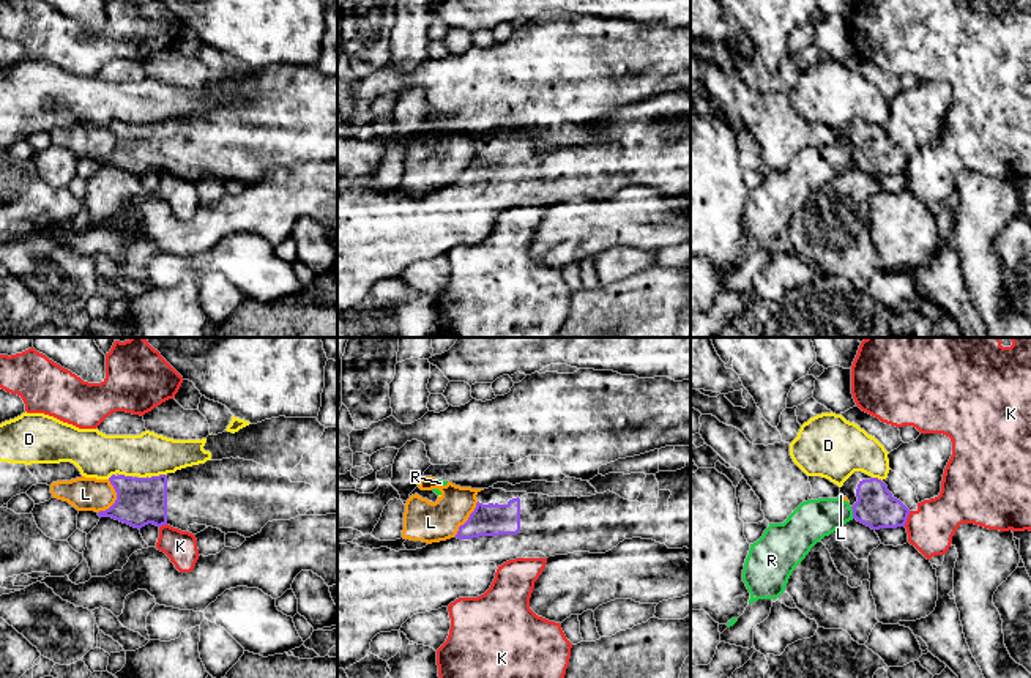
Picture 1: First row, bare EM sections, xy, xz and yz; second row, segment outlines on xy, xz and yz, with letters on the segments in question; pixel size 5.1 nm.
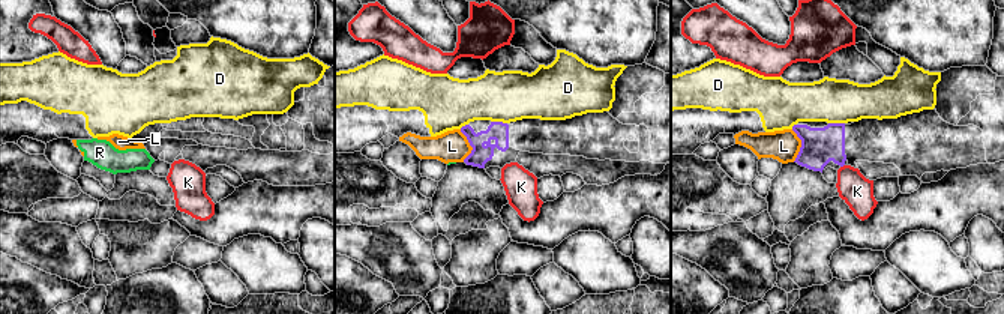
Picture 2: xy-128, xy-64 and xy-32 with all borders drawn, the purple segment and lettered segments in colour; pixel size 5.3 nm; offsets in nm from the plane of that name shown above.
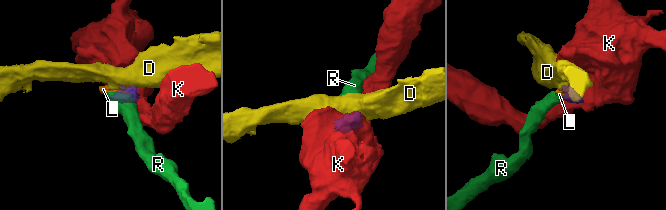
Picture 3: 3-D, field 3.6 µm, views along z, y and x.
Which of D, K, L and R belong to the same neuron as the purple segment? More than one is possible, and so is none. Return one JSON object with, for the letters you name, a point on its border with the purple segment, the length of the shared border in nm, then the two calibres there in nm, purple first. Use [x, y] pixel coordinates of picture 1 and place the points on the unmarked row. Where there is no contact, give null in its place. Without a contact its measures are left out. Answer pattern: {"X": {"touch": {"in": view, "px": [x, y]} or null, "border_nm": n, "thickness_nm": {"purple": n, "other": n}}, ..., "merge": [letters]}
{"merge": []}

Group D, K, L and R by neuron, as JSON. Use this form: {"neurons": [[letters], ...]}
{"neurons": [["D"], ["K"], ["L", "R"]]}

